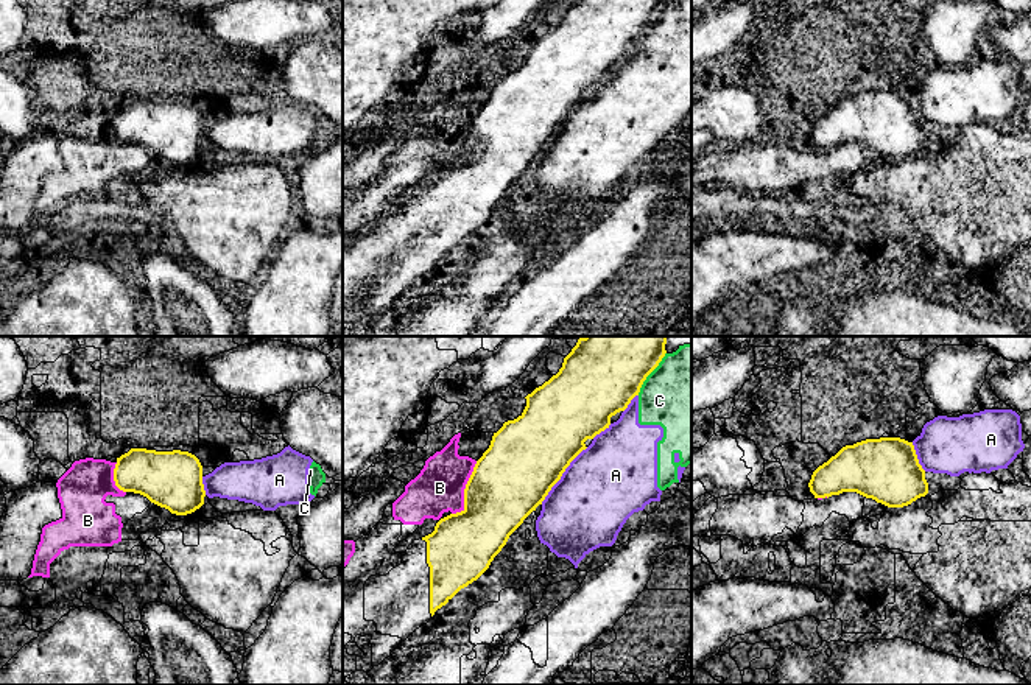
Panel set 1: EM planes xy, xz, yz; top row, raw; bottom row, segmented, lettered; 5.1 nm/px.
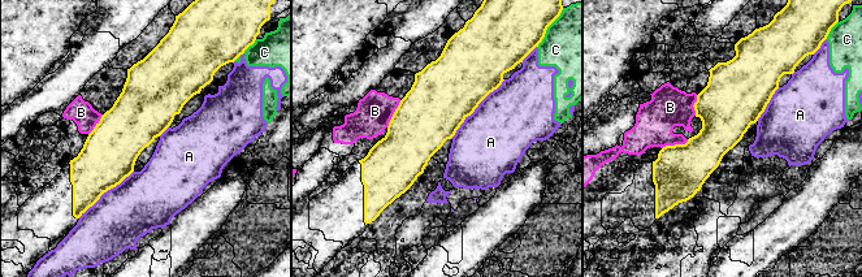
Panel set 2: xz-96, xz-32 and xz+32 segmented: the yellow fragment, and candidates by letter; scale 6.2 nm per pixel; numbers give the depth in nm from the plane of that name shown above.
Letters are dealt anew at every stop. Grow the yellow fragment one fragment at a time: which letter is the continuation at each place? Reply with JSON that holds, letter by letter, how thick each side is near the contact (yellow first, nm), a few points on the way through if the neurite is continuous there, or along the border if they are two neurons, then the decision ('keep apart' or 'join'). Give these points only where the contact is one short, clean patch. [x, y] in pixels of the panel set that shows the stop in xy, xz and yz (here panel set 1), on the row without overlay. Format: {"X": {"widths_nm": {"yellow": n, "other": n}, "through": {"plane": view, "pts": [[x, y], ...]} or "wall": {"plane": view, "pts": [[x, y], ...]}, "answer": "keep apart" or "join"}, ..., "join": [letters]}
{"A": {"widths_nm": {"yellow": 400, "other": 420}, "answer": "keep apart"}, "B": {"widths_nm": {"yellow": 380, "other": 260}, "wall": {"plane": "xz", "pts": [[477, 112], [464, 140], [464, 158], [452, 165]]}, "answer": "keep apart"}, "C": {"widths_nm": {"yellow": 340, "other": 460}, "wall": {"plane": "xz", "pts": [[665, 3], [637, 45]]}, "answer": "keep apart"}, "join": []}

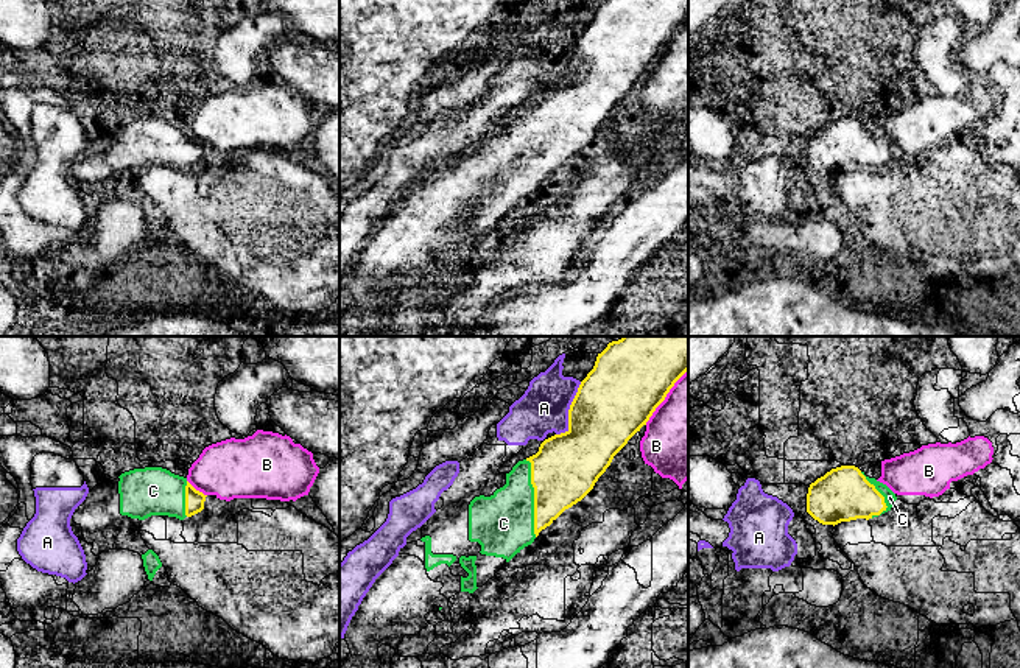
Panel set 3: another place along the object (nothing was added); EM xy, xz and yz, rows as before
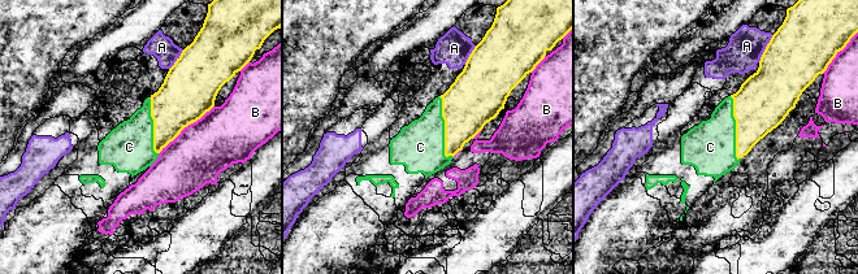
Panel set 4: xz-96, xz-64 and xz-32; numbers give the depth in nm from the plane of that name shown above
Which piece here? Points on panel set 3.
{"A": {"widths_nm": {"yellow": 380, "other": 260}, "wall": {"plane": "xz", "pts": [[581, 33], [569, 61], [569, 78], [556, 86]]}, "answer": "keep apart"}, "B": {"widths_nm": {"yellow": 100, "other": 300}, "answer": "keep apart"}, "C": {"widths_nm": {"yellow": 340, "other": 320}, "through": {"plane": "xz", "pts": [[564, 122], [534, 148], [503, 175]]}, "answer": "join"}, "join": ["C"]}

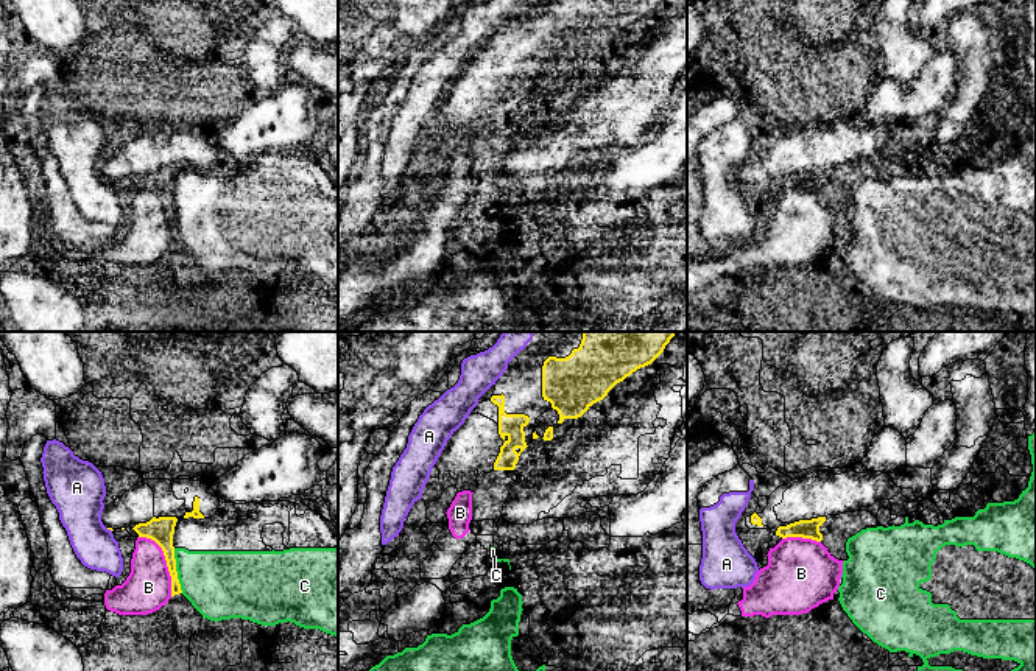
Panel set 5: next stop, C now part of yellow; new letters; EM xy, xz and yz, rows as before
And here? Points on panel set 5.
{"A": {"widths_nm": {"yellow": 20, "other": 280}, "wall": {"plane": "xy", "pts": [[106, 179], [111, 182]]}, "answer": "keep apart"}, "B": {"widths_nm": {"yellow": 130, "other": 240}, "answer": "keep apart"}, "C": {"widths_nm": {"yellow": 130, "other": 360}, "answer": "keep apart"}, "join": []}

